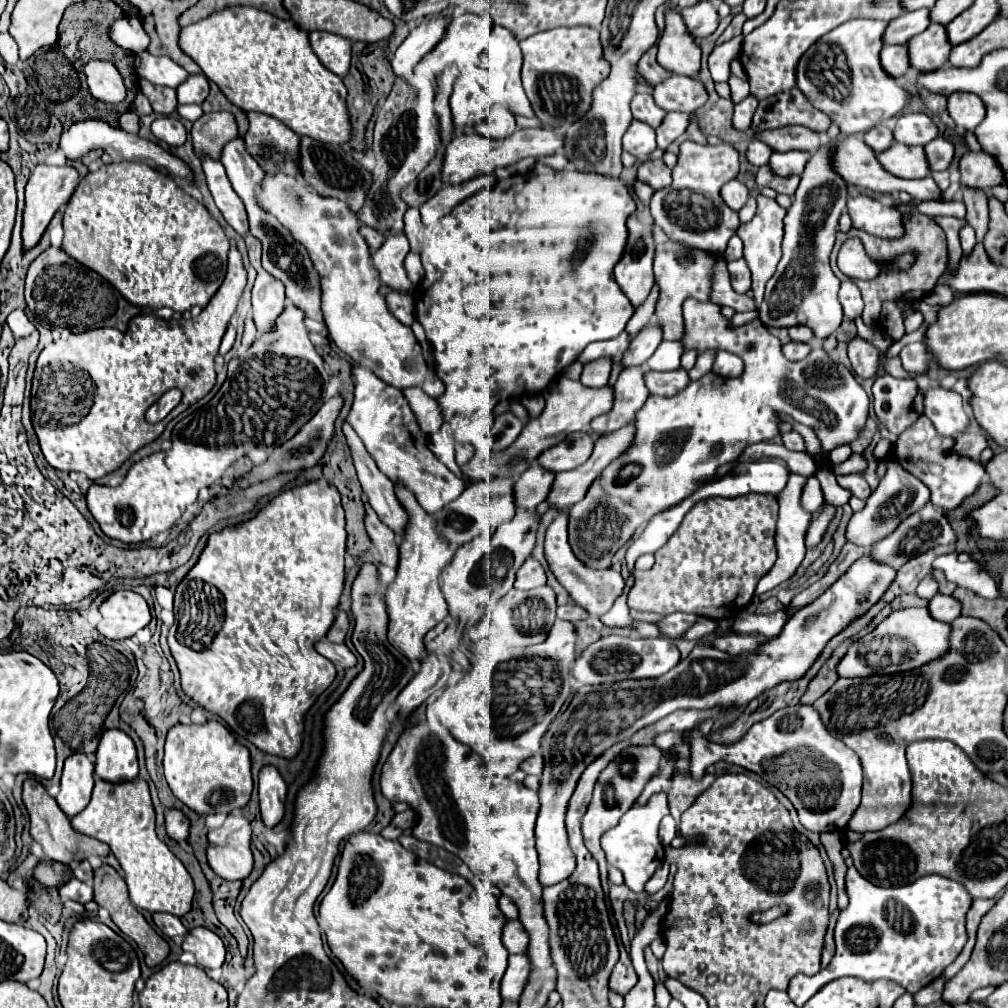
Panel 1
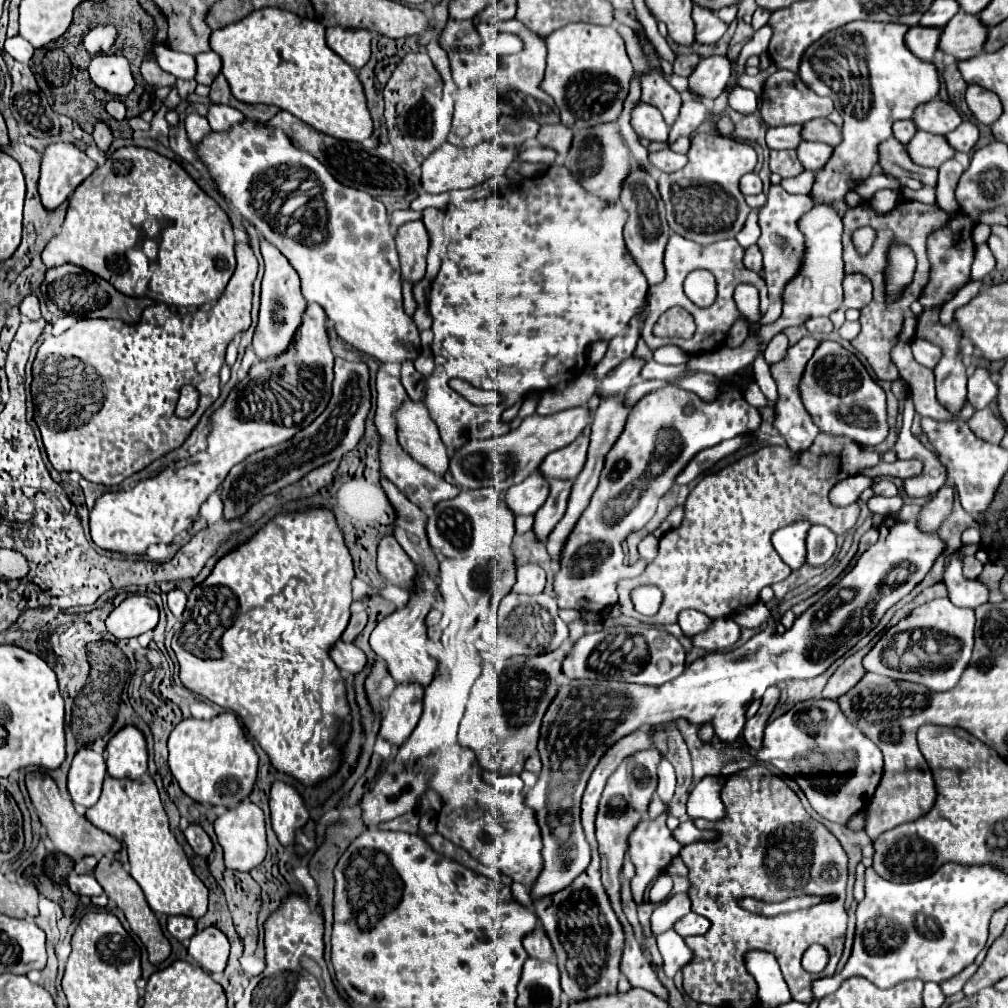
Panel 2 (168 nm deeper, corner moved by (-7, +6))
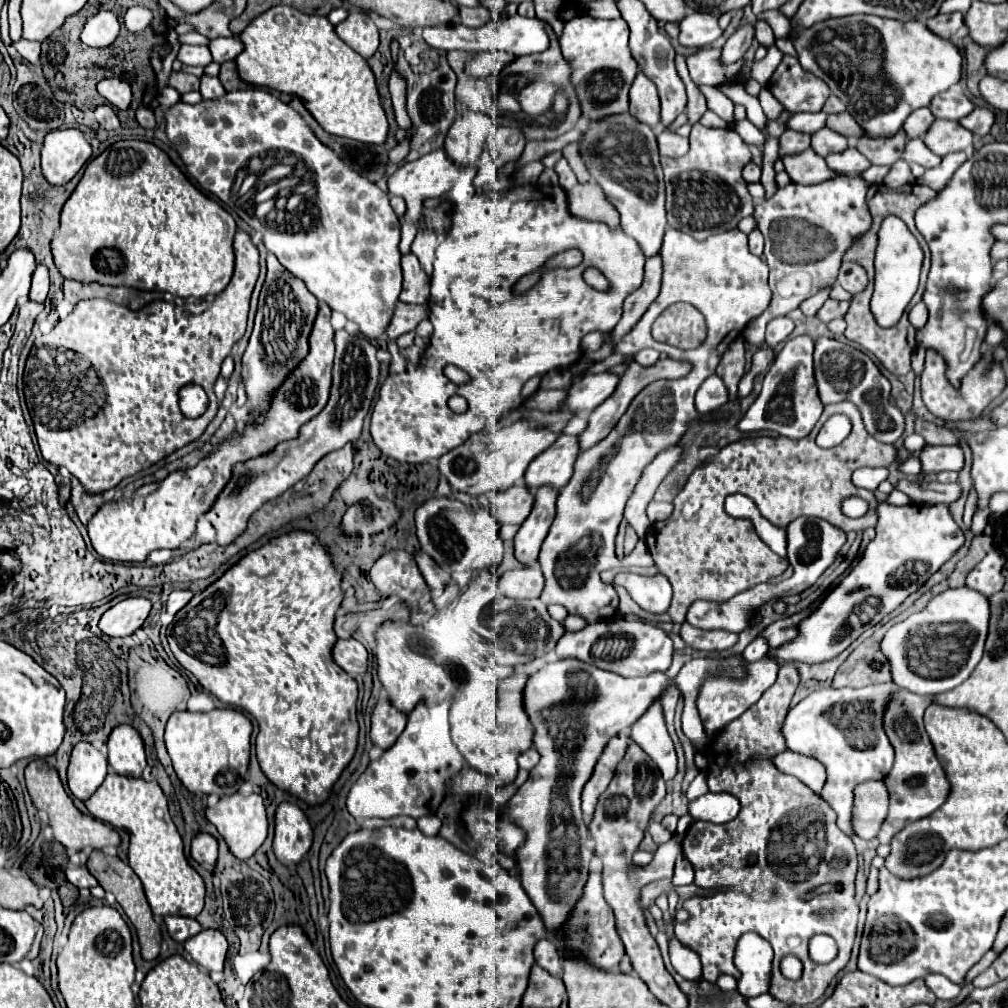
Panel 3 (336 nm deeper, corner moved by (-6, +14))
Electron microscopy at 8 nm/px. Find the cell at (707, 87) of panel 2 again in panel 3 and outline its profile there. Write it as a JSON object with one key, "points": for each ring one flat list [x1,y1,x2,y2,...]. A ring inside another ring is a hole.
{"points":[[751,23,741,25,741,27,727,39,727,43,725,43,725,47,723,47,723,53,721,53,721,61,723,61,725,65,729,65,729,63,735,63,735,61,743,59,745,51,751,47,753,39,755,39,755,27,753,27]]}

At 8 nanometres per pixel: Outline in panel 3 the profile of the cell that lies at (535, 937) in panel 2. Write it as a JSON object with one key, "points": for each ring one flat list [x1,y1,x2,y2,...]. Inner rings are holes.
{"points":[[545,937,535,945,535,961,541,969,547,969,553,975,561,975,563,967,561,967,561,959,555,951,555,945]]}

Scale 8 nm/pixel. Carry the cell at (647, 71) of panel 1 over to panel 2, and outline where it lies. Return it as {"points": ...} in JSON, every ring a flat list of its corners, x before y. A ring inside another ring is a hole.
{"points":[[676,55,674,63,672,63,672,69,674,69,674,73,678,73,682,77,688,77,698,61,700,61,698,55]]}

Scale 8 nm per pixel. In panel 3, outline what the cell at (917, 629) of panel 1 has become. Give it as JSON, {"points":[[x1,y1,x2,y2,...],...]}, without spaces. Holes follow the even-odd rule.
{"points":[[947,589,935,595,927,609,893,625,881,643,881,649,891,663,893,681,911,693,929,697,961,685,981,661,989,615,989,599,975,589]]}

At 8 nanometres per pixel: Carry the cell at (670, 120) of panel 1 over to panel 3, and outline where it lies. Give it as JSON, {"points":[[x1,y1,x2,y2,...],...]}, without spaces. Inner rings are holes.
{"points":[[679,69,679,75,687,87,687,97,689,97,689,103,687,103,687,117,689,117,689,123,697,123,703,113,707,111,707,101,703,97,703,93,699,91,699,87,691,81,689,77,689,71,687,69]]}

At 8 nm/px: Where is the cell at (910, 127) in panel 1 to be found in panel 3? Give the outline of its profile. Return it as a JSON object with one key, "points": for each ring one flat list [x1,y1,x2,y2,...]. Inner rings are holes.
{"points":[[959,87,939,93,939,97,935,97,929,107,937,119,953,119,953,121,967,117,975,109,975,105]]}

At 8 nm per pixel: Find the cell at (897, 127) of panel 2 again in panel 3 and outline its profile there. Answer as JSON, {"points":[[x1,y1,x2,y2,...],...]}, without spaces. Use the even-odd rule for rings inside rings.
{"points":[[921,107,915,113,911,113,903,125,905,133,913,139,913,137,923,137,923,133,927,133,927,129,931,127,931,123,935,121,935,115,931,113,929,107]]}

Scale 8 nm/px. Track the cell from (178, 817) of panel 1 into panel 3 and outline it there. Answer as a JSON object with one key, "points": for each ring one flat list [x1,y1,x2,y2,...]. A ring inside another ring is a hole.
{"points":[[209,833,195,835,195,839,191,843,191,857,197,863,205,863,205,865,215,867,215,861,217,861,217,841,215,841,215,837,211,837]]}

